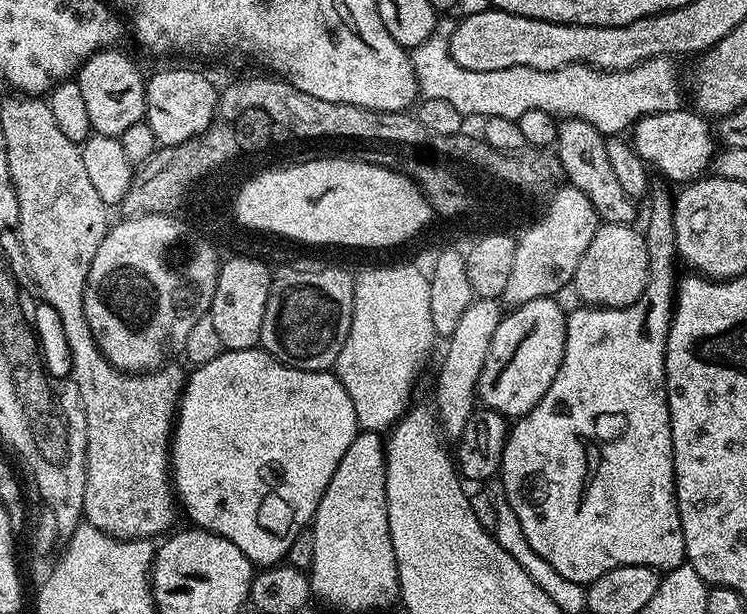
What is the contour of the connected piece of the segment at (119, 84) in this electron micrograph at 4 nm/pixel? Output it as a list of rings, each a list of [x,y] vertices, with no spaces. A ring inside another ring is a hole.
[[[113,46],[94,53],[85,64],[80,65],[80,70],[74,77],[86,102],[90,126],[97,136],[119,138],[130,126],[145,119],[145,73],[140,73],[135,62],[126,53],[119,52],[120,50],[119,47]]]

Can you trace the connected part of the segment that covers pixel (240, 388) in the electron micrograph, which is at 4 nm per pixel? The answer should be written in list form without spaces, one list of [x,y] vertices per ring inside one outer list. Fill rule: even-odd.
[[[263,347],[247,348],[237,352],[225,350],[214,362],[193,367],[187,377],[184,392],[180,395],[180,406],[174,431],[172,433],[172,447],[170,449],[170,475],[172,487],[179,507],[189,516],[191,523],[197,528],[218,534],[222,538],[232,540],[242,554],[256,566],[271,566],[279,564],[287,557],[290,542],[298,538],[300,532],[305,531],[312,523],[312,517],[318,510],[318,502],[330,486],[330,478],[334,478],[334,470],[338,470],[338,462],[342,462],[342,454],[354,442],[358,425],[354,414],[354,402],[350,402],[350,394],[346,394],[346,386],[336,376],[335,371],[311,372],[298,370],[294,366],[286,366],[281,360],[276,360]]]

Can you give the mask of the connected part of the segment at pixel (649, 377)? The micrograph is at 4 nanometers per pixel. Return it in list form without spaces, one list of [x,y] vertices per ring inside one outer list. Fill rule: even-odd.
[[[653,191],[650,196],[652,209],[648,212],[648,285],[646,290],[630,306],[625,308],[598,308],[595,306],[579,306],[573,312],[567,313],[568,329],[566,330],[566,346],[562,366],[542,402],[534,406],[526,415],[519,417],[511,425],[508,433],[508,441],[502,454],[498,480],[504,483],[502,496],[508,500],[518,516],[519,525],[530,542],[530,549],[544,558],[554,569],[558,570],[564,578],[571,582],[587,586],[594,583],[602,574],[606,574],[611,568],[622,566],[646,566],[655,568],[661,574],[667,574],[680,564],[685,563],[684,555],[684,531],[676,505],[676,475],[672,465],[672,431],[670,430],[670,414],[668,413],[668,389],[664,387],[666,370],[664,359],[666,358],[666,342],[668,331],[672,325],[672,313],[676,302],[676,290],[678,287],[678,275],[676,276],[676,264],[678,265],[678,253],[676,250],[676,231],[674,230],[674,200],[664,192]]]

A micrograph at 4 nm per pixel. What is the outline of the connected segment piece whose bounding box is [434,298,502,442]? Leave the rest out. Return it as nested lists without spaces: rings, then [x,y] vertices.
[[[474,298],[462,312],[452,336],[447,337],[448,349],[444,352],[444,361],[440,364],[440,373],[436,376],[436,404],[434,416],[440,431],[452,442],[459,441],[462,430],[478,404],[478,389],[482,366],[490,354],[490,342],[494,330],[498,330],[502,319],[502,304],[496,298]]]

